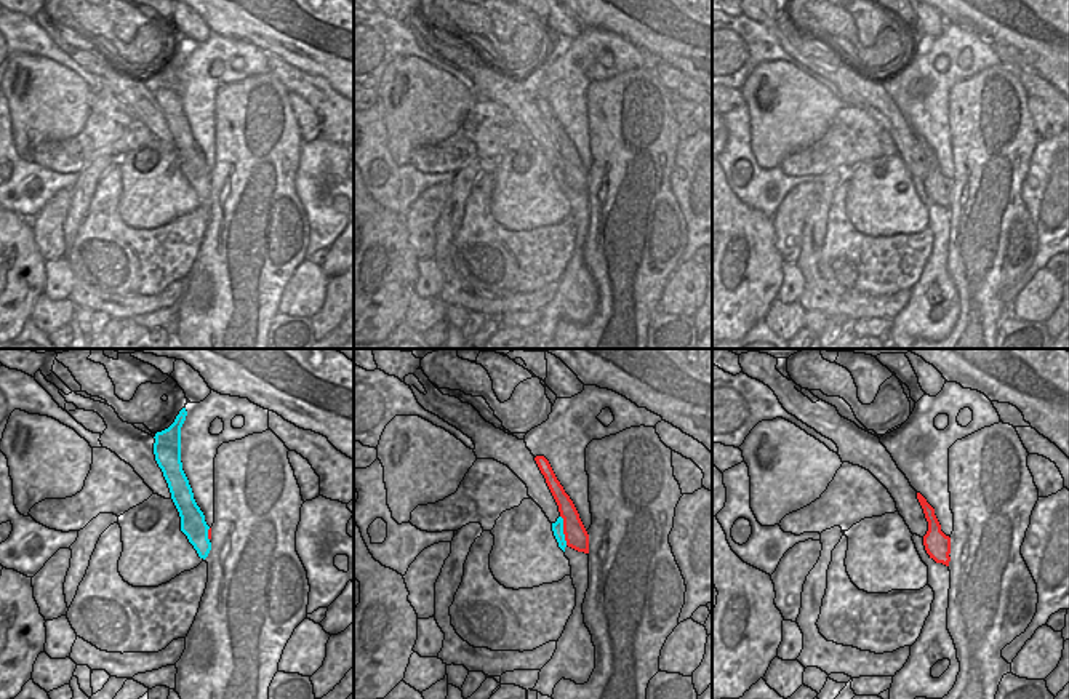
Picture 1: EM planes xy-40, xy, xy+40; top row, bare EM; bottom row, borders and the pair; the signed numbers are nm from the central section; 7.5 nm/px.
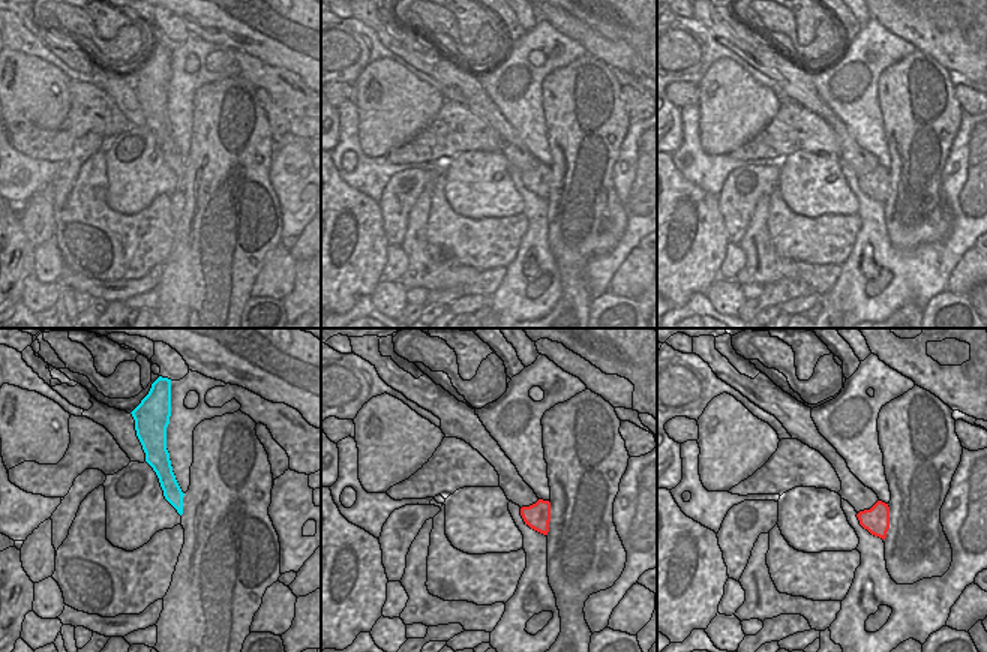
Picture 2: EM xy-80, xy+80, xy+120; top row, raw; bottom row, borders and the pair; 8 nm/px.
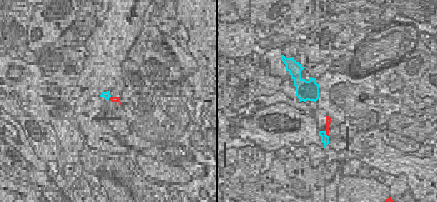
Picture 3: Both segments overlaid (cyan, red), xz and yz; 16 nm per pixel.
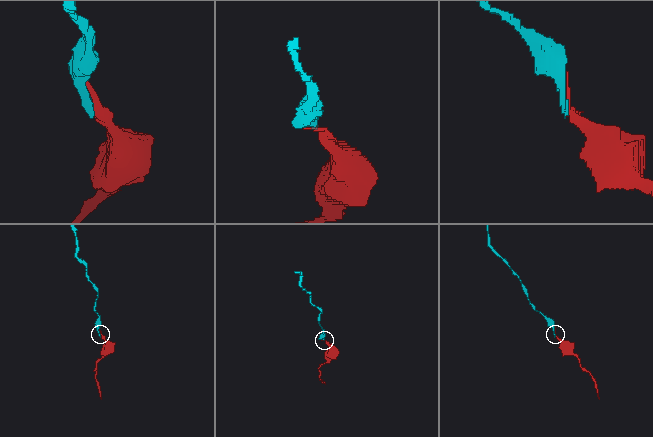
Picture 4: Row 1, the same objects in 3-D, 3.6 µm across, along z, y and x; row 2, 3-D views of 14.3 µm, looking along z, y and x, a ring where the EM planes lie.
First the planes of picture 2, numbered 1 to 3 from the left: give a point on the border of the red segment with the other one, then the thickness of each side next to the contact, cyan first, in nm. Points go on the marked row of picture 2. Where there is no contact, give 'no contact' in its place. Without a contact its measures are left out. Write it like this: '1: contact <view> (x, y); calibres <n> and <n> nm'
1: no contact
2: no contact
3: no contact

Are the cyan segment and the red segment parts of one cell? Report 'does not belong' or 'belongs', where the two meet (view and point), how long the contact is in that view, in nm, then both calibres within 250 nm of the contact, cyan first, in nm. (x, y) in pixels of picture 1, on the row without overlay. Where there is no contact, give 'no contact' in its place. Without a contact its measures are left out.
belongs; meets cyan in xy at (562, 171); contact 240 nm long; 90 nm thick on the cyan side, 170 nm on the other

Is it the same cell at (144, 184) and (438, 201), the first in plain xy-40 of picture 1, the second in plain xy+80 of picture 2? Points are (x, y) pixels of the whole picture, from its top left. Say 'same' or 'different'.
different

